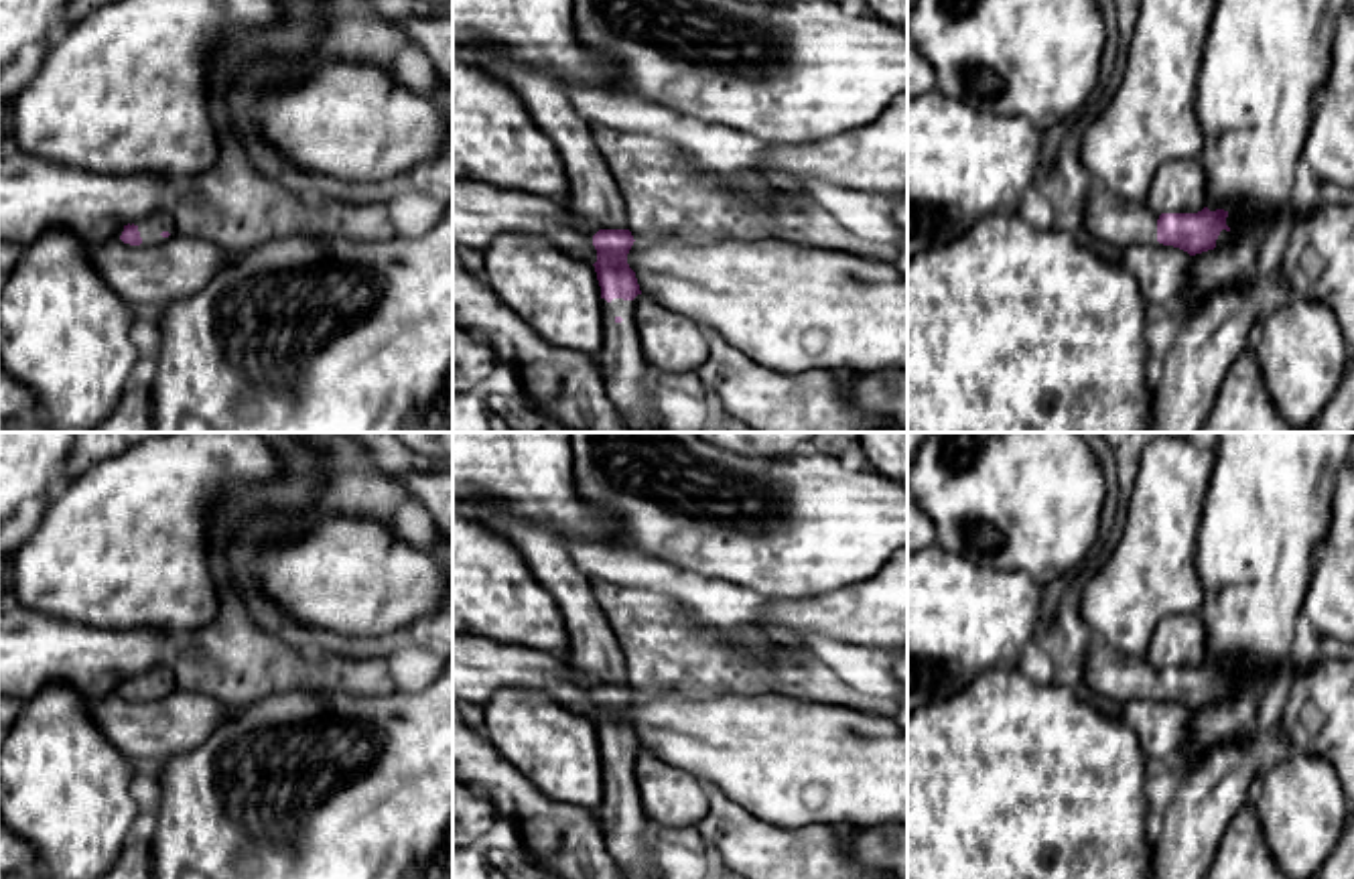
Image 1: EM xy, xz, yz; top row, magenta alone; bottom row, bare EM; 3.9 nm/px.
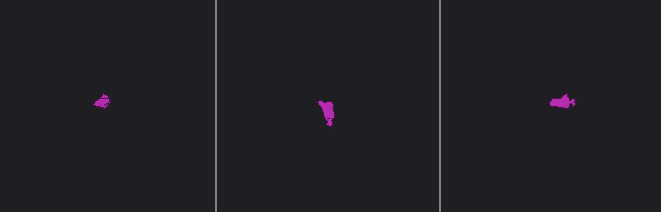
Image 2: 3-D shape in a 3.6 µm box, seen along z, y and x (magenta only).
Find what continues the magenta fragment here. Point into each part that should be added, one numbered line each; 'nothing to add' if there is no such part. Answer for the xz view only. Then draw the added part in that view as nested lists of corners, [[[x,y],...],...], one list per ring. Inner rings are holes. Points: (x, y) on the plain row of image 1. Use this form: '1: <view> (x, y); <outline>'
1: xz (593, 648); [[[465,505],[459,512],[510,540],[532,577],[552,595],[568,633],[564,662],[601,684],[629,684],[621,646],[593,595],[591,577],[570,556],[570,542],[546,524],[497,505]]]
2: xz (628, 831); [[[641,749],[633,755],[613,753],[611,757],[601,753],[603,802],[597,810],[597,818],[601,822],[609,855],[623,869],[625,879],[666,879],[652,847],[656,828],[641,806],[641,792],[635,777],[639,751]]]

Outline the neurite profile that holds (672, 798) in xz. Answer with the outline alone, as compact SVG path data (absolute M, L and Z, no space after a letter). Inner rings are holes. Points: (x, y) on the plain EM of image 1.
M639 751L635 777L654 828L696 826L710 808L706 784L650 751Z

